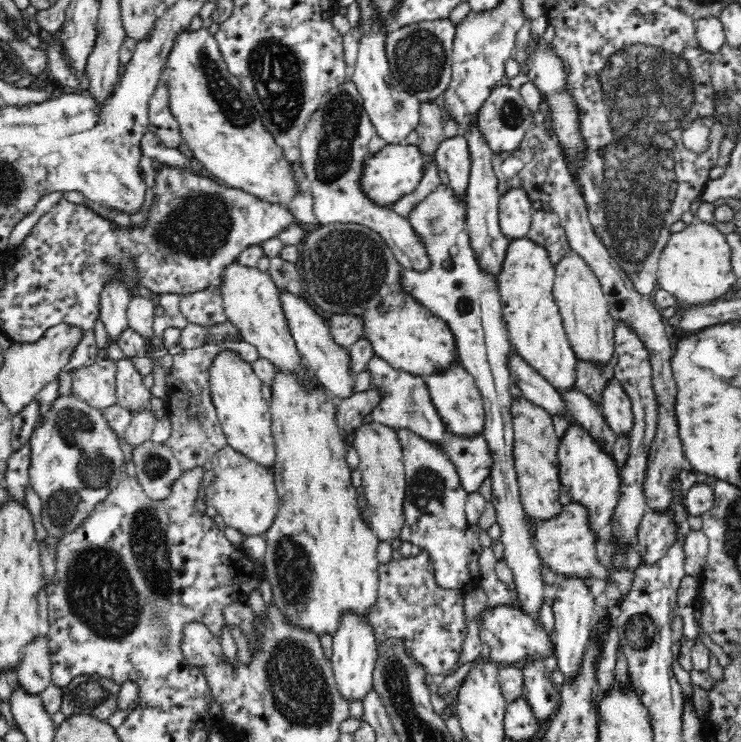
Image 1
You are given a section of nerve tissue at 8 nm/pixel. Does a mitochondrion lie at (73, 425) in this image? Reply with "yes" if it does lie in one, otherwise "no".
yes

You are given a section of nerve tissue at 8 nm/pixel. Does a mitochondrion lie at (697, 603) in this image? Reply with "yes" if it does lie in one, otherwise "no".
no

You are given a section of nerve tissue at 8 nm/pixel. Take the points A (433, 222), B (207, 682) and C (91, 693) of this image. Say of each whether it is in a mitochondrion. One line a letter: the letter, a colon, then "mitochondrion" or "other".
A: mitochondrion
B: other
C: mitochondrion

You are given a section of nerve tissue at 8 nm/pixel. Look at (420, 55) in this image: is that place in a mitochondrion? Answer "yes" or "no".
yes

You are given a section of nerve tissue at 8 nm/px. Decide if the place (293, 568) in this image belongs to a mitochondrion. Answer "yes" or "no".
yes

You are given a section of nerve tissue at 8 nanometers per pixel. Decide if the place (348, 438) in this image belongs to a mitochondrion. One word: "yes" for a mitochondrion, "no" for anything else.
no

